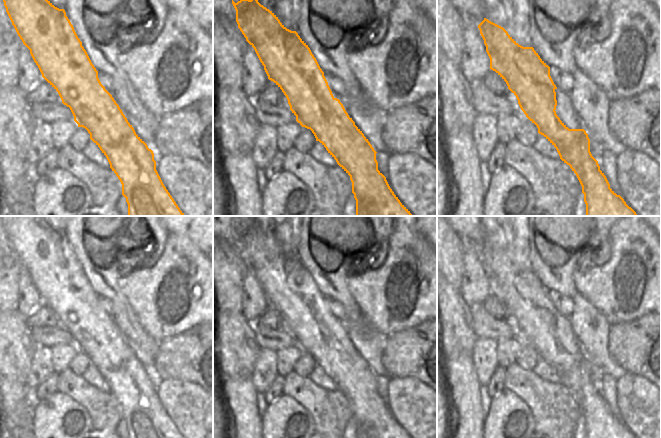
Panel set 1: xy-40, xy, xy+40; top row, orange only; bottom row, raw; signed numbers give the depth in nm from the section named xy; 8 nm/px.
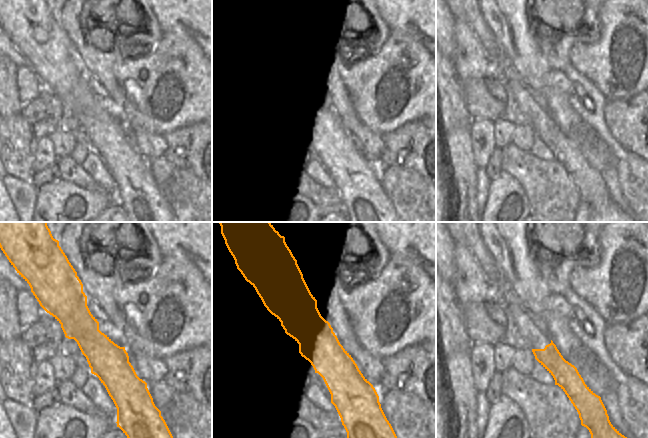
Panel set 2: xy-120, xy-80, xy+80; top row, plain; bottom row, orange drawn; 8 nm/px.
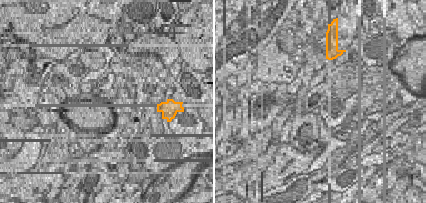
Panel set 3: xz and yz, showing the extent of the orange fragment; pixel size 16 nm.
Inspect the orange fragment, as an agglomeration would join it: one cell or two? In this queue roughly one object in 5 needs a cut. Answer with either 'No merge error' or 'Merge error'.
No merge error.

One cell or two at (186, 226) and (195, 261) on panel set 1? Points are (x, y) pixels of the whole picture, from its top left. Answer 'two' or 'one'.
two

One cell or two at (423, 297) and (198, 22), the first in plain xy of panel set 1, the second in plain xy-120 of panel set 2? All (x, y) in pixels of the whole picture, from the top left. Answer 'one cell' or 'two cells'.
two cells

